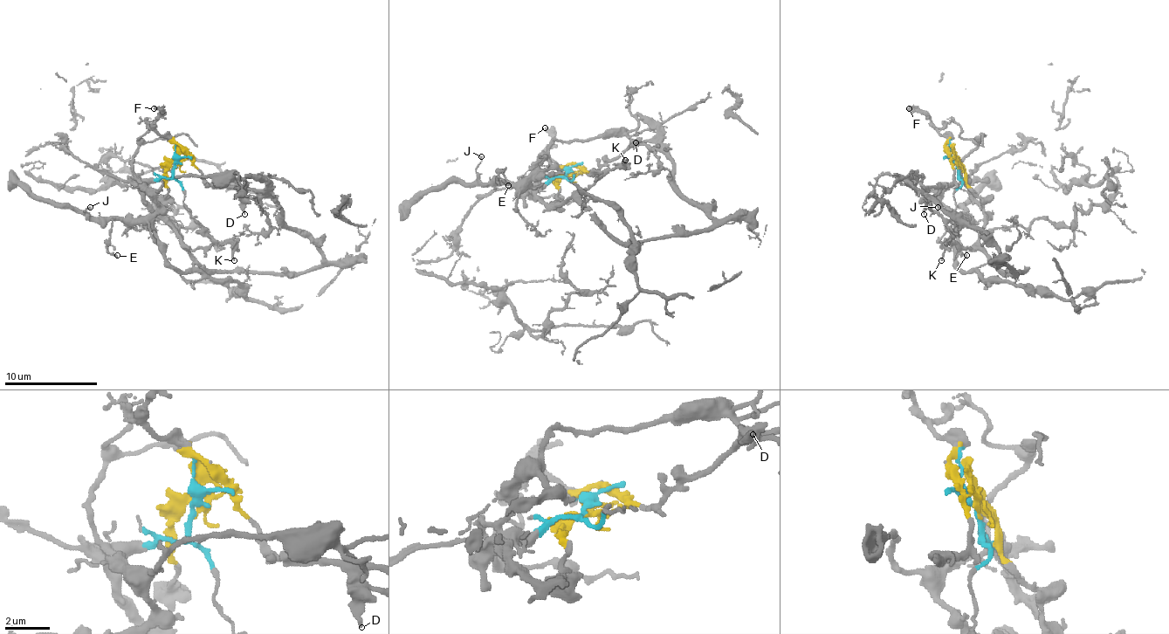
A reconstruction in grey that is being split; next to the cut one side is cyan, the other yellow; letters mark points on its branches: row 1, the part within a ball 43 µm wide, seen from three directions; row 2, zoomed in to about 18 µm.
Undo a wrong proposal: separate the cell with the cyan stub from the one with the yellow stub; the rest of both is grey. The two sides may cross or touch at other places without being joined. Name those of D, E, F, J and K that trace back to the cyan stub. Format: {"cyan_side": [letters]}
{"cyan_side": ["E", "J"]}

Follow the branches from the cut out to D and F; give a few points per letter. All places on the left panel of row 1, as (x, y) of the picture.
D: (175, 166), (187, 159), (210, 184), (229, 184), (240, 198), (245, 214)
F: (175, 166), (175, 147), (154, 126), (159, 110), (154, 107)

